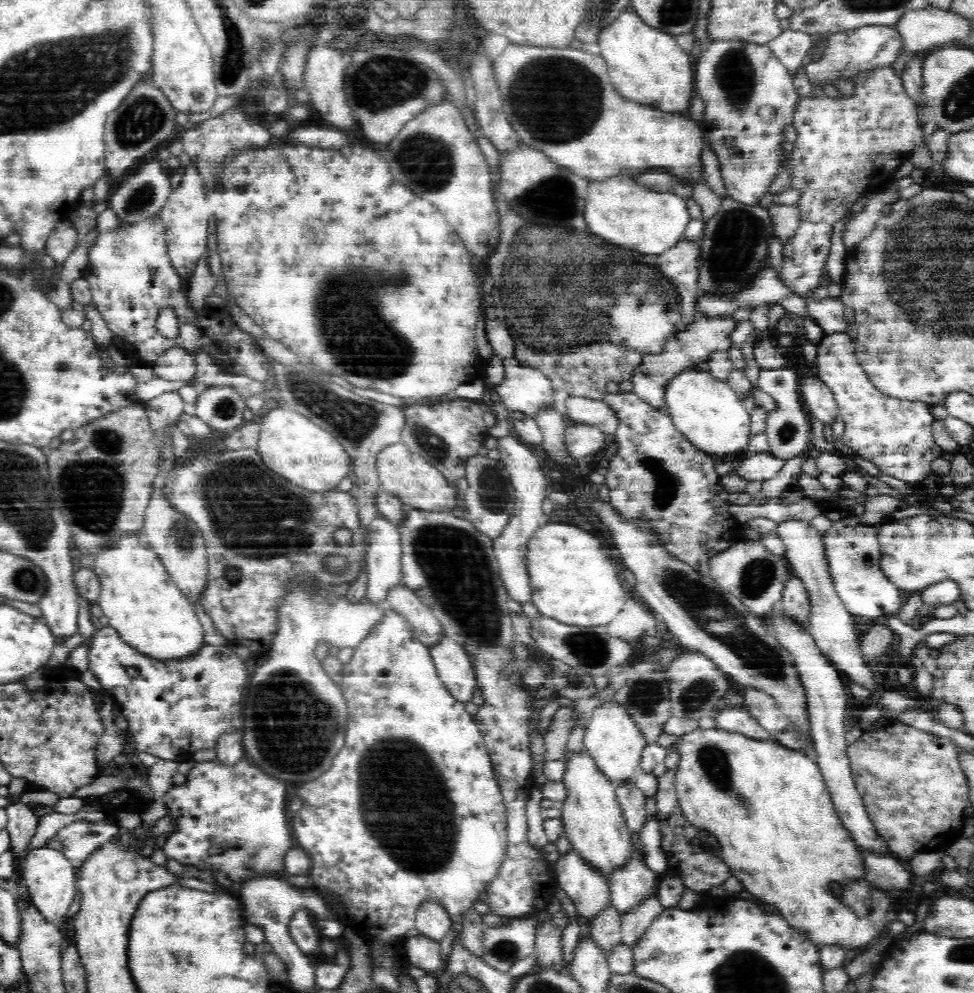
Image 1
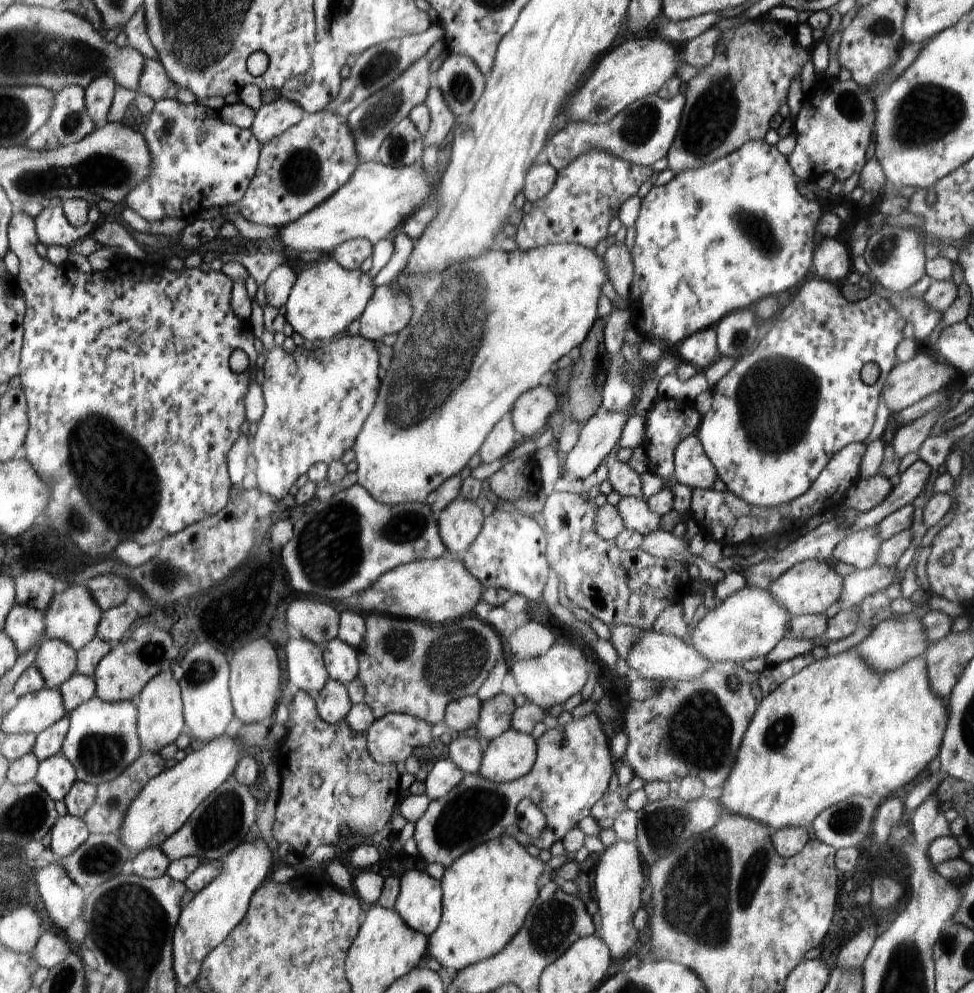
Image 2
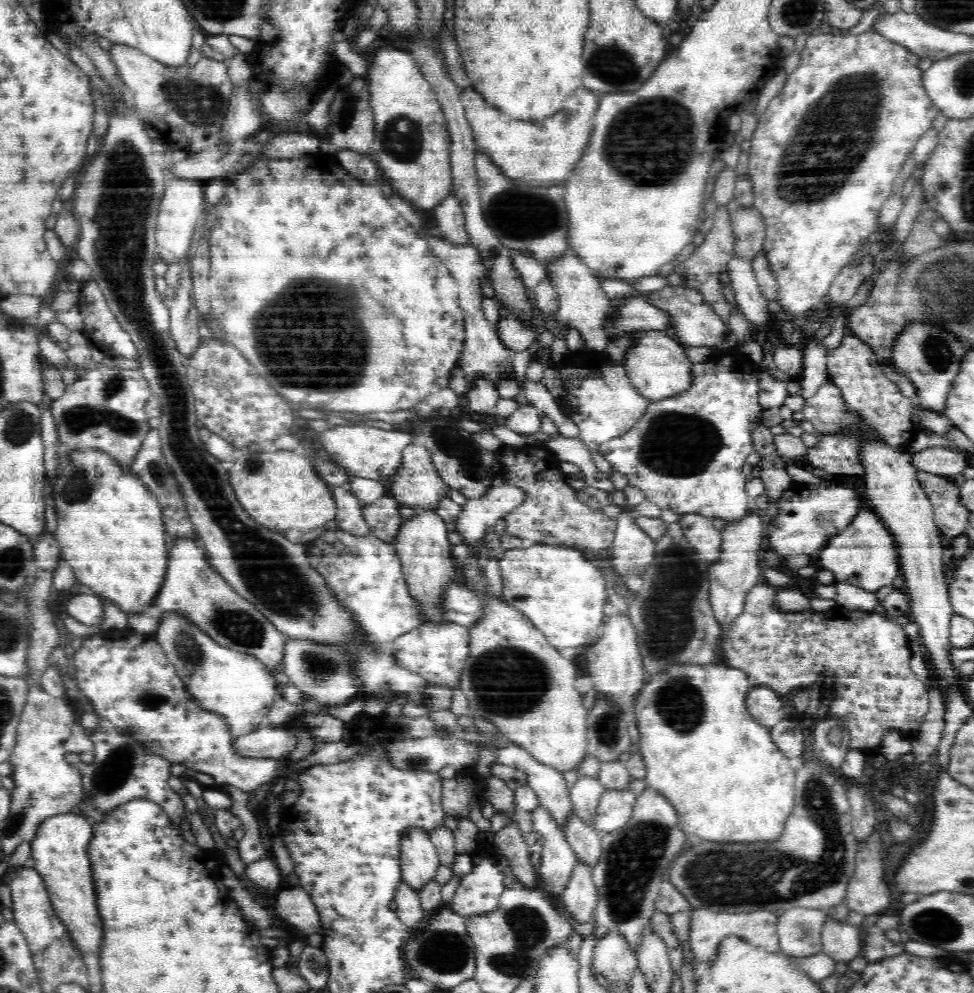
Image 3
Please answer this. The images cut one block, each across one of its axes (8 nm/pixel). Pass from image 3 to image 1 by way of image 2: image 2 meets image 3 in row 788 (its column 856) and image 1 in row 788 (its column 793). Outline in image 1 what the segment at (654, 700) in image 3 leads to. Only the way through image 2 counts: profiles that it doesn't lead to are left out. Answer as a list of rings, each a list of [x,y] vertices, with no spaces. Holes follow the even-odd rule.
[[[716,727],[696,728],[678,736],[672,746],[678,748],[681,755],[674,786],[682,814],[695,827],[716,836],[720,844],[717,853],[744,889],[754,894],[755,901],[778,910],[789,926],[803,932],[816,946],[860,948],[886,933],[889,923],[886,922],[886,908],[892,900],[888,894],[880,892],[880,888],[868,888],[872,896],[872,912],[868,916],[858,916],[832,896],[832,882],[846,882],[850,878],[864,882],[867,868],[859,846],[852,840],[831,801],[818,763],[773,739],[756,740]]]

